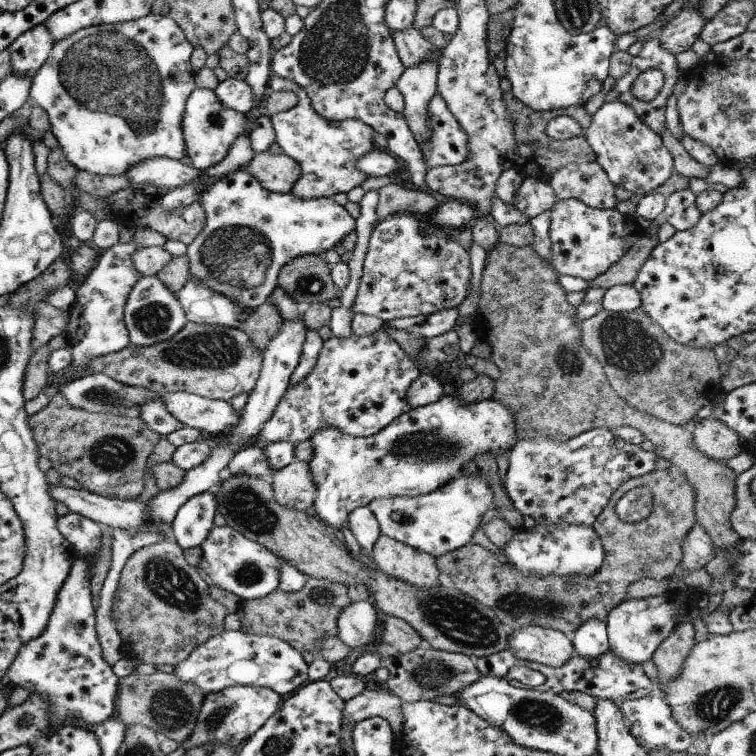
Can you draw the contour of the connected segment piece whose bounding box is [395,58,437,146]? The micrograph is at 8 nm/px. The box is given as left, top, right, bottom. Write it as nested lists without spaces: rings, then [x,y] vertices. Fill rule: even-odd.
[[[437,58],[404,68],[395,83],[403,97],[401,112],[415,142],[423,146],[427,140],[427,102],[436,92]]]

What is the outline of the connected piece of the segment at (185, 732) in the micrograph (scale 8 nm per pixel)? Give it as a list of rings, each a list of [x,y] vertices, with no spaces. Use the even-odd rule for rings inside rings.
[[[135,670],[129,676],[118,679],[114,700],[115,717],[124,725],[142,724],[151,728],[157,736],[170,738],[180,744],[193,732],[204,693],[191,682],[179,682],[173,674],[156,671],[141,675]]]

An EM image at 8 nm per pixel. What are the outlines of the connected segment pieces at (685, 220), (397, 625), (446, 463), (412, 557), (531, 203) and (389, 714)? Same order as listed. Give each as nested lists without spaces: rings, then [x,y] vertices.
[[[683,189],[675,191],[665,199],[662,220],[667,221],[676,231],[682,231],[691,228],[701,216],[696,204],[696,195],[691,190]]]
[[[379,613],[383,626],[376,652],[382,657],[394,657],[422,644],[422,638],[404,620]]]
[[[454,391],[443,394],[431,404],[409,409],[391,421],[385,428],[367,437],[354,437],[339,432],[337,428],[321,428],[311,434],[309,442],[313,449],[307,466],[311,482],[315,484],[315,500],[312,508],[317,519],[333,529],[339,529],[349,512],[357,507],[366,507],[370,500],[387,497],[414,497],[445,486],[451,478],[463,472],[463,466],[477,456],[487,454],[489,458],[507,456],[509,448],[519,442],[515,438],[515,420],[511,412],[493,398],[473,404],[461,404]]]
[[[380,534],[369,556],[379,571],[405,584],[413,584],[415,588],[440,586],[435,557],[403,542]]]
[[[529,177],[521,182],[519,190],[515,192],[514,207],[529,220],[549,210],[557,200],[550,184],[536,177]]]
[[[364,688],[361,694],[346,700],[341,712],[341,727],[353,726],[367,717],[381,716],[399,739],[401,730],[401,700],[390,690],[383,688]]]

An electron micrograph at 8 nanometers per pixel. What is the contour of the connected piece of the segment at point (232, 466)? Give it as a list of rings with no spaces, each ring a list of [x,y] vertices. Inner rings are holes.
[[[257,446],[241,448],[231,460],[229,460],[223,475],[235,476],[235,474],[247,474],[247,476],[270,479],[274,470],[265,462],[265,454]]]

